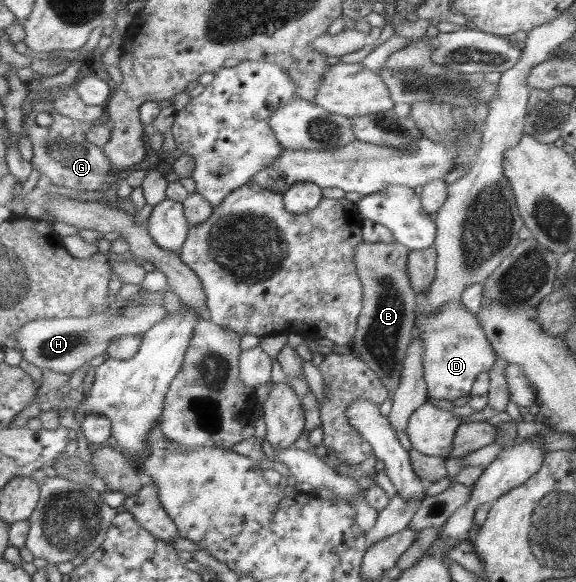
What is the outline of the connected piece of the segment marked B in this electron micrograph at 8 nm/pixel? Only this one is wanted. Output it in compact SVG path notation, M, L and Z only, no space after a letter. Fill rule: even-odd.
M361 241L357 248L359 278L362 284L362 312L359 317L358 336L353 350L370 365L392 392L401 384L403 359L413 341L416 320L416 291L410 283L407 267L408 247L394 242L368 243Z

